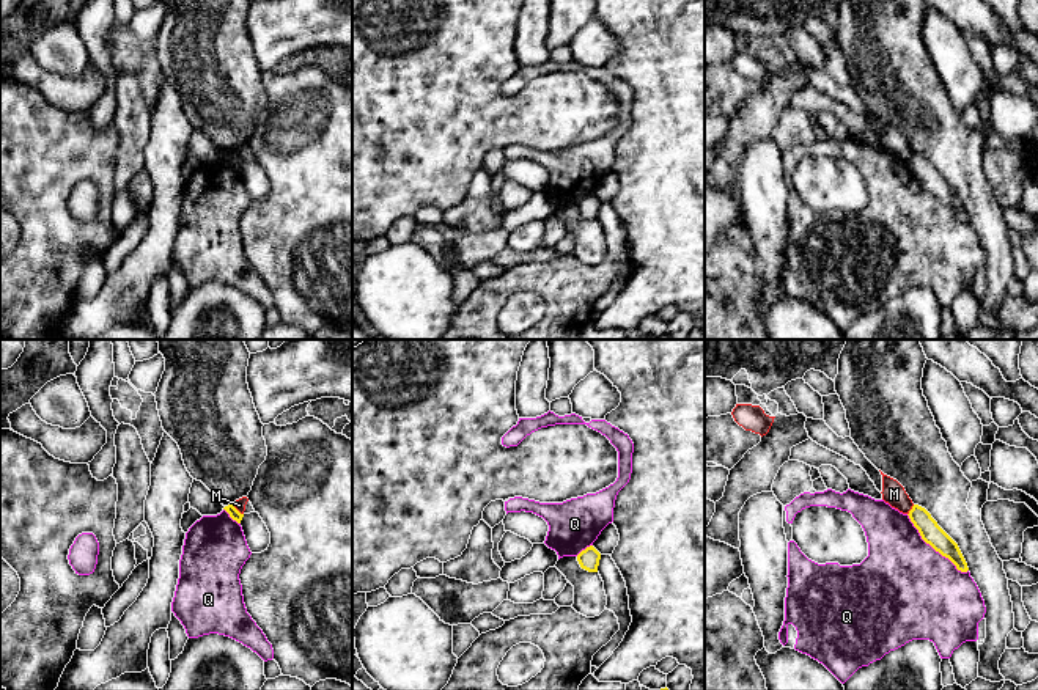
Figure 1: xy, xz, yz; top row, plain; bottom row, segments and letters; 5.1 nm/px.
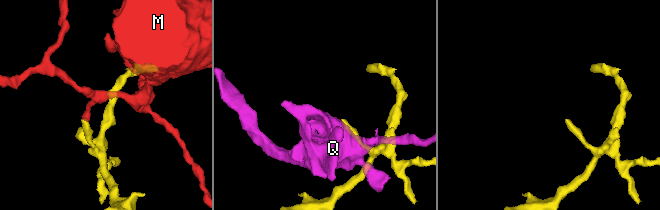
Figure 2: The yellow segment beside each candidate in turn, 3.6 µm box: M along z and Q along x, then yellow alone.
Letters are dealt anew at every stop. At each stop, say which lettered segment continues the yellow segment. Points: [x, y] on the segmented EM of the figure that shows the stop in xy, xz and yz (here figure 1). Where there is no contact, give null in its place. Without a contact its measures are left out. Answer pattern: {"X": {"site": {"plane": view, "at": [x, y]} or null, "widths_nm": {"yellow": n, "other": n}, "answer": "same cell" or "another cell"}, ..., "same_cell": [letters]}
{"M": {"site": {"plane": "xy", "at": [236, 510]}, "widths_nm": {"yellow": 60, "other": 60}, "answer": "another cell"}, "Q": {"site": {"plane": "yz", "at": [933, 547]}, "widths_nm": {"yellow": 110, "other": 480}, "answer": "another cell"}, "same_cell": []}

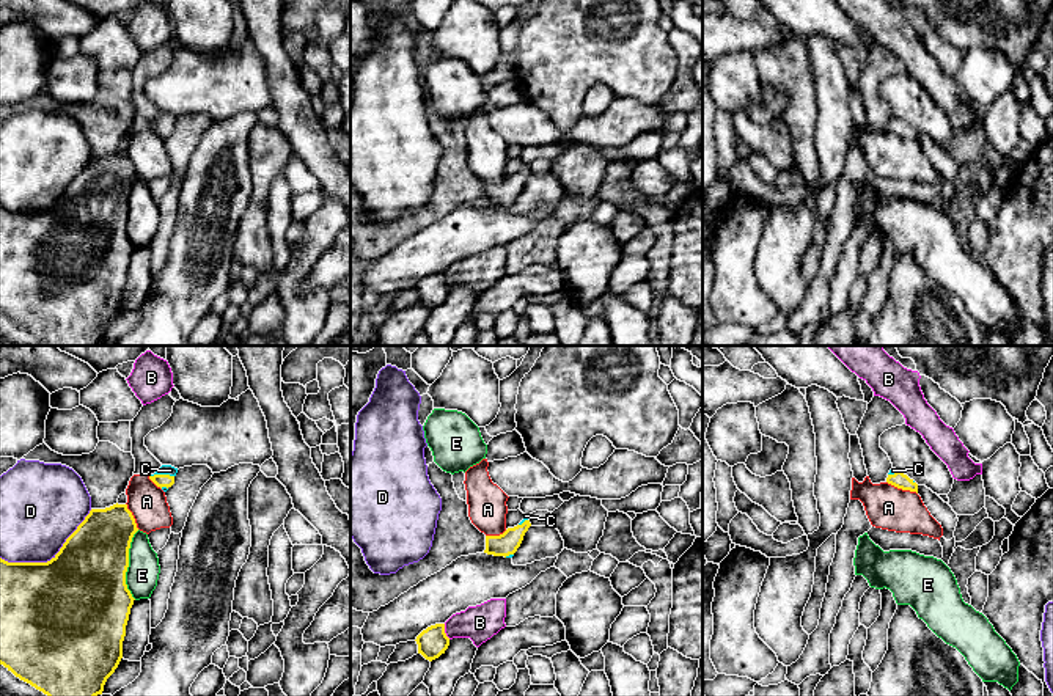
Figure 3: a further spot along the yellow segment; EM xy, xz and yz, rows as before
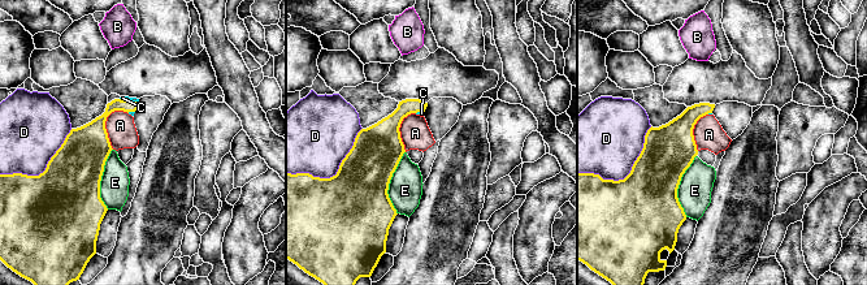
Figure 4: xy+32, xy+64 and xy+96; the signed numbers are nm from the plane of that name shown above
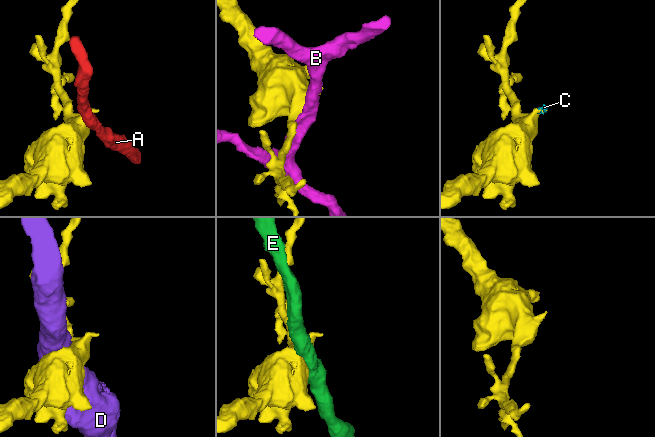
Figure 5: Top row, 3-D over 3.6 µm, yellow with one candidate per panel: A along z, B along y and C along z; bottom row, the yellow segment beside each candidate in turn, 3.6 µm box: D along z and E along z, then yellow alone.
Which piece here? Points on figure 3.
{"A": {"site": {"plane": "yz", "at": [902, 489]}, "widths_nm": {"yellow": 80, "other": 220}, "answer": "another cell"}, "B": {"site": {"plane": "xz", "at": [443, 632]}, "widths_nm": {"yellow": 150, "other": 180}, "answer": "another cell"}, "C": {"site": {"plane": "xy", "at": [162, 475]}, "widths_nm": {"yellow": 70, "other": 50}, "answer": "same cell"}, "D": {"site": {"plane": "xy", "at": [51, 560]}, "widths_nm": {"yellow": 500, "other": 400}, "answer": "another cell"}, "E": {"site": {"plane": "xy", "at": [128, 564]}, "widths_nm": {"yellow": 420, "other": 170}, "answer": "another cell"}, "same_cell": ["C"]}

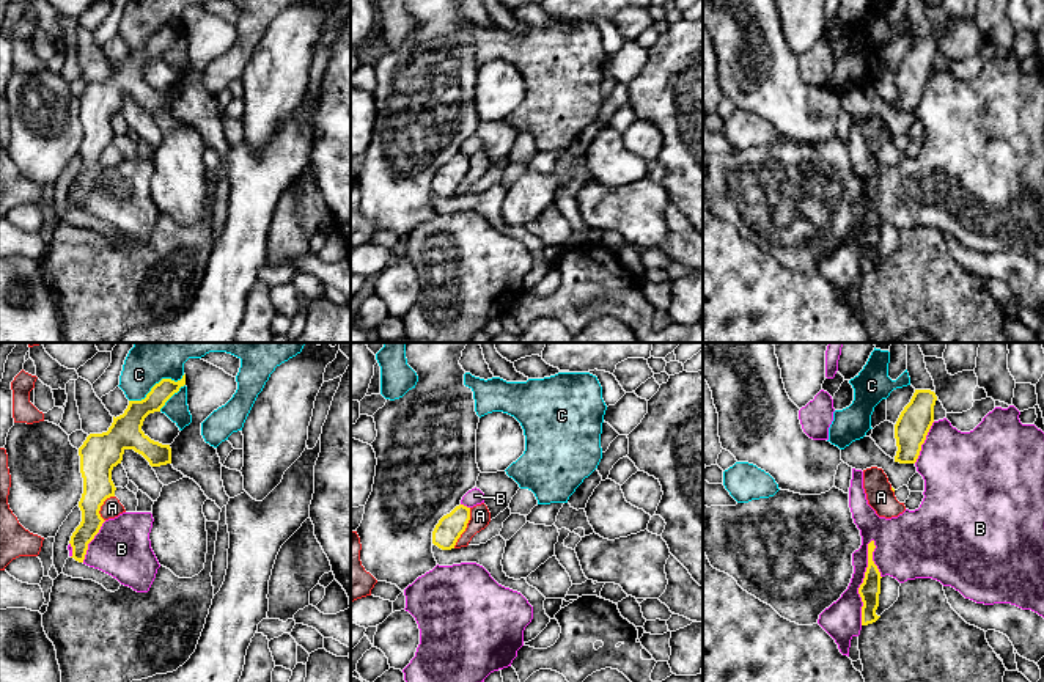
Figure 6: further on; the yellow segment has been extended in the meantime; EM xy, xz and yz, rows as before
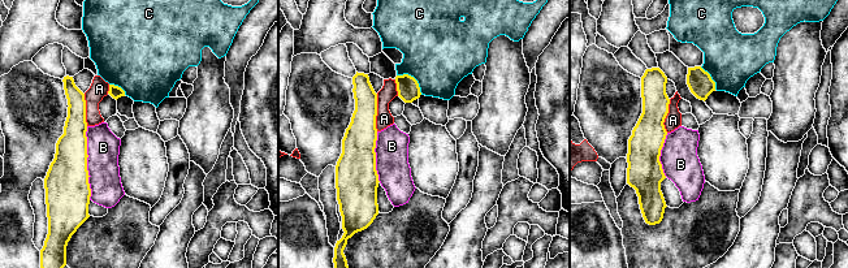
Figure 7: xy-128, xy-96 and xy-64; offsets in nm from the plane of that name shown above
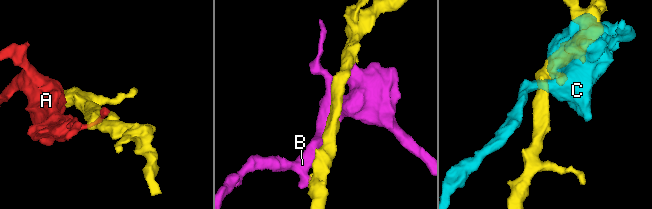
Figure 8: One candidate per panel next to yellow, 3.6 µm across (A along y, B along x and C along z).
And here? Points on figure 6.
{"A": {"site": {"plane": "xz", "at": [466, 527]}, "widths_nm": {"yellow": 140, "other": 110}, "answer": "another cell"}, "B": {"site": {"plane": "yz", "at": [863, 582]}, "widths_nm": {"yellow": 110, "other": 280}, "answer": "another cell"}, "C": {"site": {"plane": "xy", "at": [156, 384]}, "widths_nm": {"yellow": 130, "other": 300}, "answer": "another cell"}, "same_cell": []}

